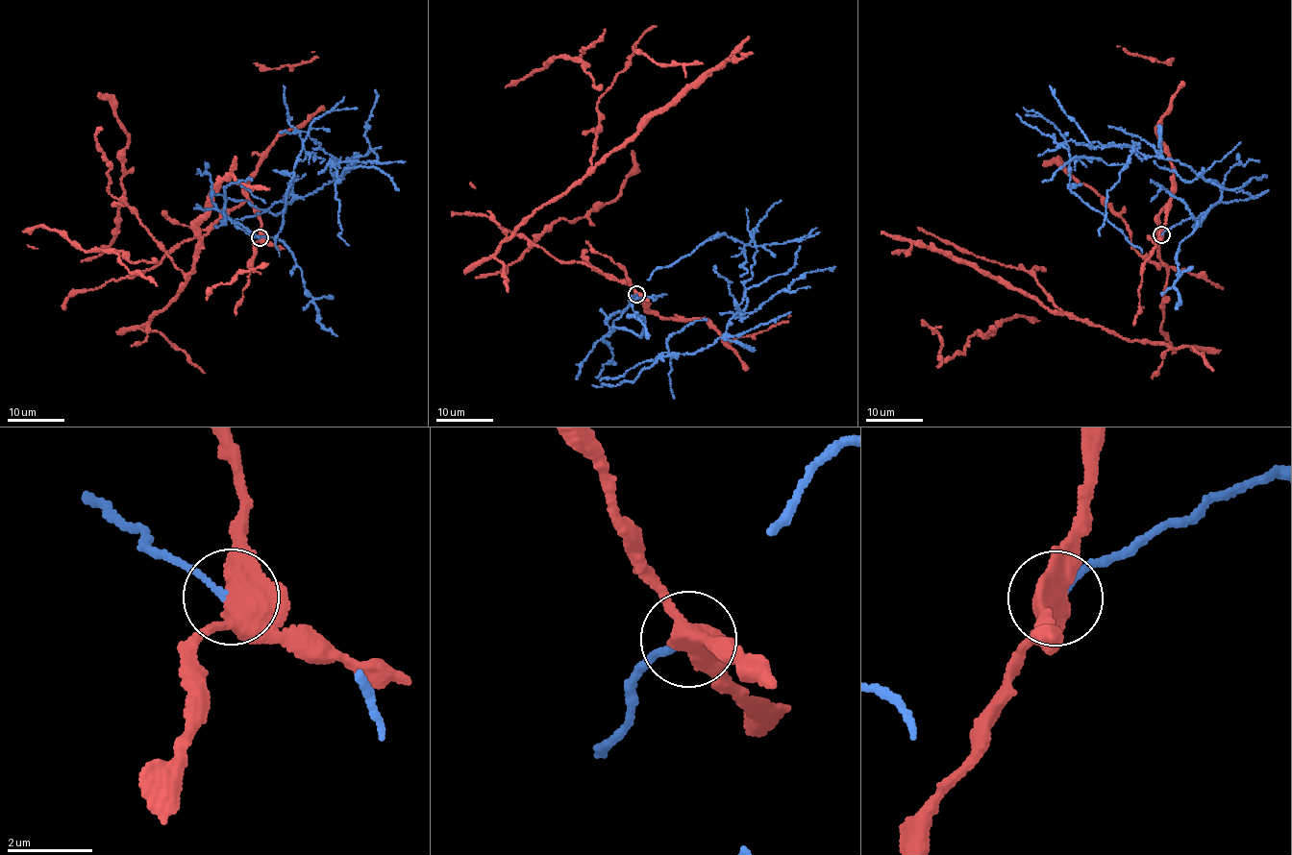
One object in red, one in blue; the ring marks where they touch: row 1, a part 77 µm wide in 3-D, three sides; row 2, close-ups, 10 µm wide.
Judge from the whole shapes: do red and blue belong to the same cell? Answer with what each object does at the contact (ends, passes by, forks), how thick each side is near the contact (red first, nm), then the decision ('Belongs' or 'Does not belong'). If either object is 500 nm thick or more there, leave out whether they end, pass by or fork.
At the ring red forks. At the ring blue ends. Thickness 480 nm (red) against 120 nm. Does not belong

